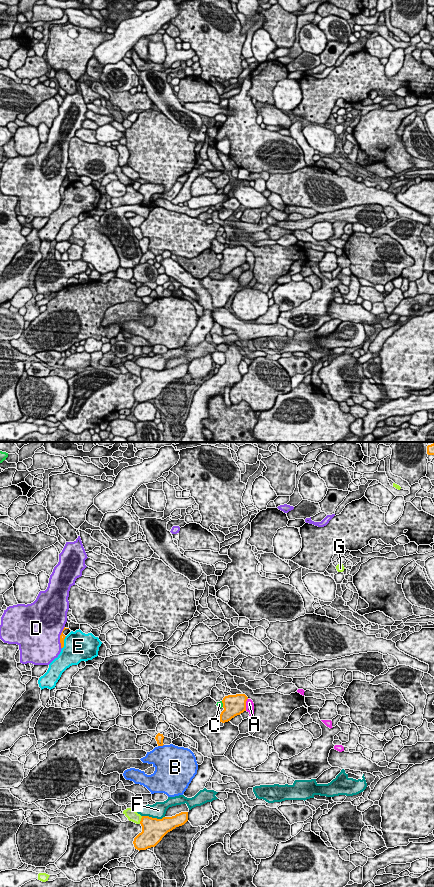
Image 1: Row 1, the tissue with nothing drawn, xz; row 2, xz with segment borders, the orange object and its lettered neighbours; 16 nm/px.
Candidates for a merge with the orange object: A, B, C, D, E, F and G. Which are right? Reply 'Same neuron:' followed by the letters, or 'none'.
Same neuron: A

